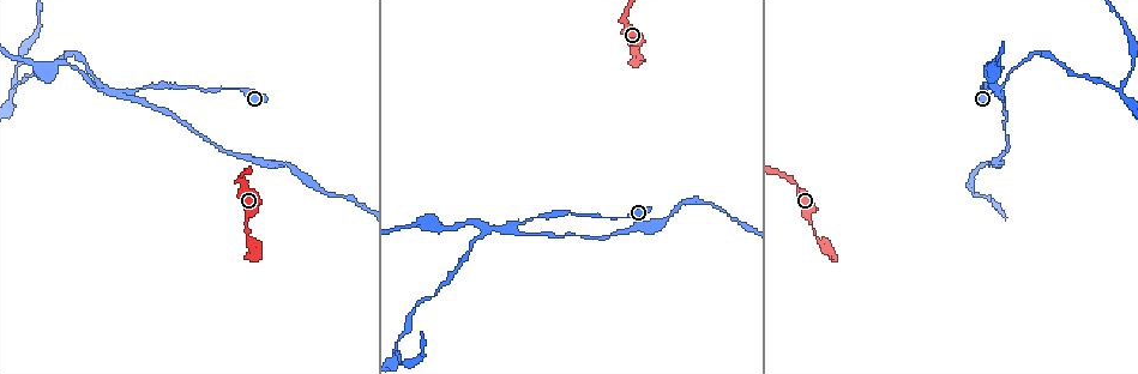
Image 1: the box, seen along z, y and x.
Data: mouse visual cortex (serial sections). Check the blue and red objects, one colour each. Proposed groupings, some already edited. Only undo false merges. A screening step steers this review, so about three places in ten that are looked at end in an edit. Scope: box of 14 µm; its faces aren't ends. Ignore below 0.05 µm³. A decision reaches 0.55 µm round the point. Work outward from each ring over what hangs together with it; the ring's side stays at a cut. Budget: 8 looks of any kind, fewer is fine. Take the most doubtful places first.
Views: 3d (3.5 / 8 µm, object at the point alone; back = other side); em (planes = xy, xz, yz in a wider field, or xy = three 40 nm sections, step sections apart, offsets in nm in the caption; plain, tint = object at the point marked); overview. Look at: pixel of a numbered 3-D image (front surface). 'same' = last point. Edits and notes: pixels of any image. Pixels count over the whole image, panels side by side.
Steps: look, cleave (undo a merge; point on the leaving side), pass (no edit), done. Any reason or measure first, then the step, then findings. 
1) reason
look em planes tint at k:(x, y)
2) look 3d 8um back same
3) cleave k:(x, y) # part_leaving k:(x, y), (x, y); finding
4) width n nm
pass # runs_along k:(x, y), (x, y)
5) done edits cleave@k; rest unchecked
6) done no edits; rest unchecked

three arms meet
look 3d 3.5um at 1:(1002, 92)

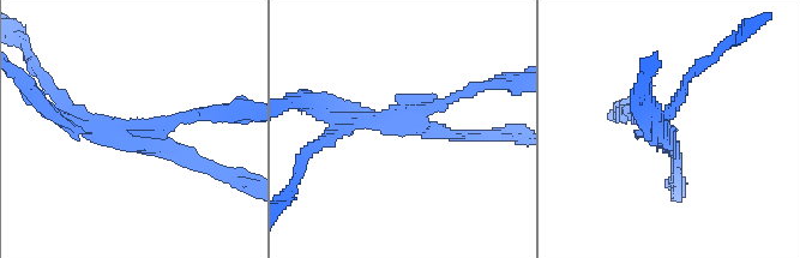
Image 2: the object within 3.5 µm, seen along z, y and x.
look em planes tint at 2:(408, 121)

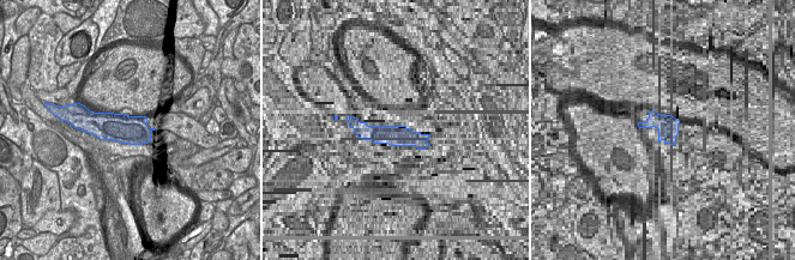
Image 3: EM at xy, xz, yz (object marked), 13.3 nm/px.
arm_widths 150, 150, 200 nm
cleave 2:(40, 97) # two cells meet here

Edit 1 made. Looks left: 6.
thin arm on a thick one
look 3d 3.5um back at 1:(397, 351)

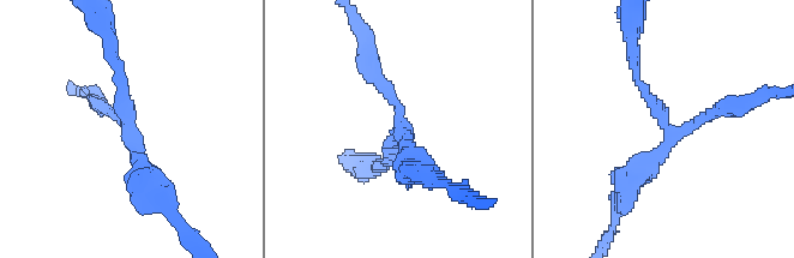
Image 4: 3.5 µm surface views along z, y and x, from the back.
arms 3; arm_widths 150, 150, 350 nm
look em planes tint at 4:(668, 135)

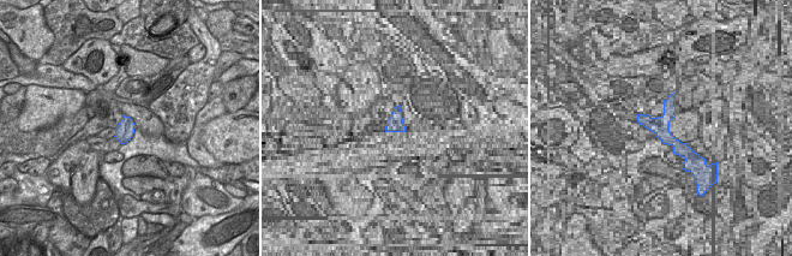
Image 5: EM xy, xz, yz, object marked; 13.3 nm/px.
pass # runs_along 4:(731, 108), (669, 133), (632, 64); all the same cell

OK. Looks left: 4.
narrows sharply
look 3d 3.5um at 1:(813, 231)

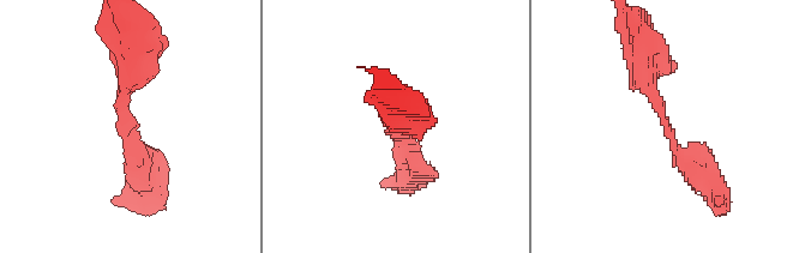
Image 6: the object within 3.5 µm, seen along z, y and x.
arm_widths 300, 350 nm
look em xy step 3 tint at 6:(126, 127)

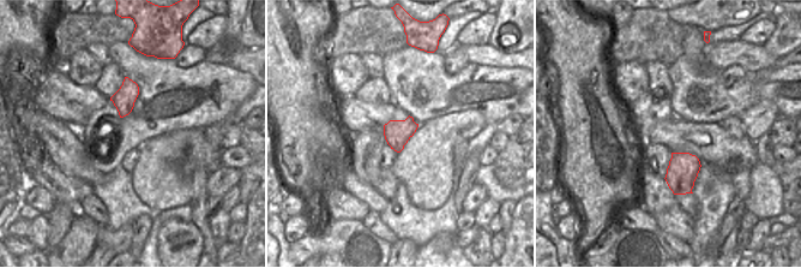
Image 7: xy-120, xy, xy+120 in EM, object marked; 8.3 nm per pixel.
cleave 6:(726, 194) # part_leaving 6:(686, 160), (720, 192), (722, 204); two cells meet here

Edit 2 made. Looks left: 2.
done edits cleave@2, cleave@6; rest unchecked

